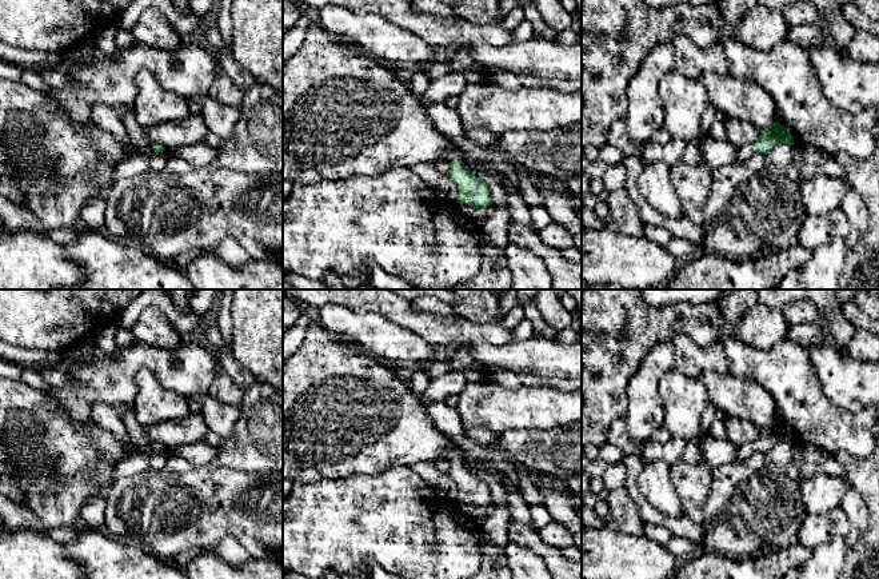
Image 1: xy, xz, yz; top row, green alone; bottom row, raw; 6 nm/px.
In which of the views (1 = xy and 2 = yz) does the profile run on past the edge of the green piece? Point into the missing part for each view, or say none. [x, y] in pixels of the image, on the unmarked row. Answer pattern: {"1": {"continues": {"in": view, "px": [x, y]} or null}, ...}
{"1": {"continues": {"in": "xy", "px": [139, 462]}}, "2": {"continues": {"in": "yz", "px": [744, 452]}}}

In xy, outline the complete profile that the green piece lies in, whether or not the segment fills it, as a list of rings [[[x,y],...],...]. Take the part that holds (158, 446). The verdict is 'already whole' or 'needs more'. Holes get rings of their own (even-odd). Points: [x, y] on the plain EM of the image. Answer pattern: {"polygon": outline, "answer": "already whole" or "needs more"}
{"polygon": [[[157,442],[149,444],[148,451],[139,450],[136,454],[123,459],[113,470],[113,479],[133,476],[151,467],[149,455],[165,450],[165,446]]], "answer": "needs more"}

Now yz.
{"polygon": [[[775,420],[771,426],[760,430],[760,435],[755,442],[738,447],[735,462],[750,464],[750,459],[755,451],[766,454],[778,443],[794,444],[795,440],[790,430]]], "answer": "needs more"}

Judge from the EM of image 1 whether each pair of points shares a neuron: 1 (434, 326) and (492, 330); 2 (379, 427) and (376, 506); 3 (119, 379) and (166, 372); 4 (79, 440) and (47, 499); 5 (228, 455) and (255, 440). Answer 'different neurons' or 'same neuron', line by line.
1: same neuron
2: different neurons
3: same neuron
4: same neuron
5: same neuron

